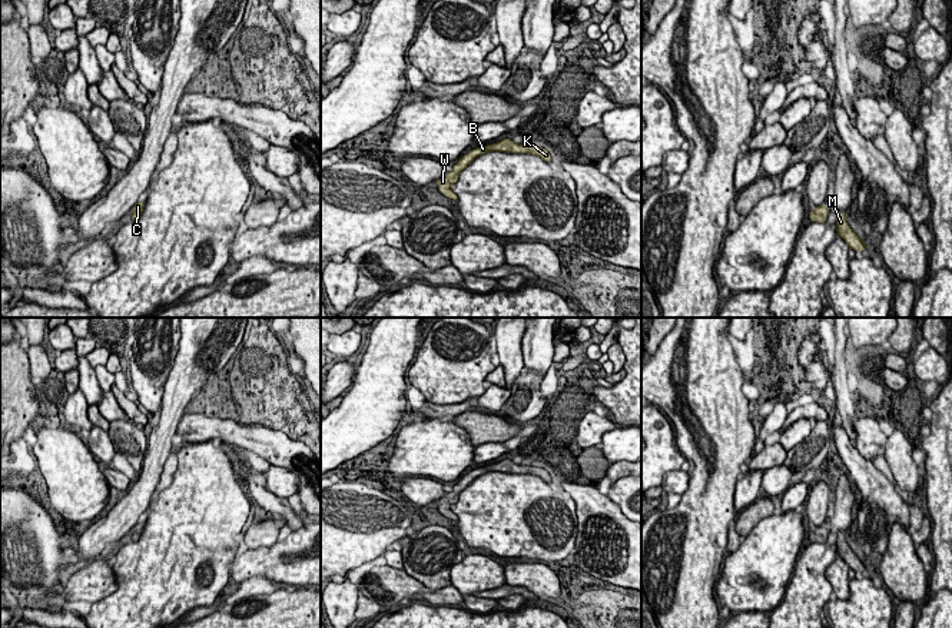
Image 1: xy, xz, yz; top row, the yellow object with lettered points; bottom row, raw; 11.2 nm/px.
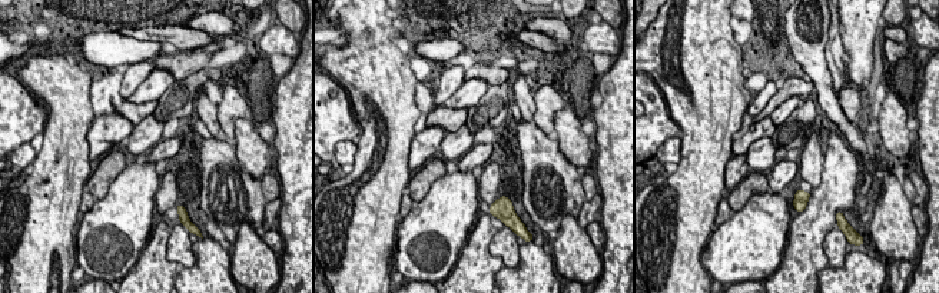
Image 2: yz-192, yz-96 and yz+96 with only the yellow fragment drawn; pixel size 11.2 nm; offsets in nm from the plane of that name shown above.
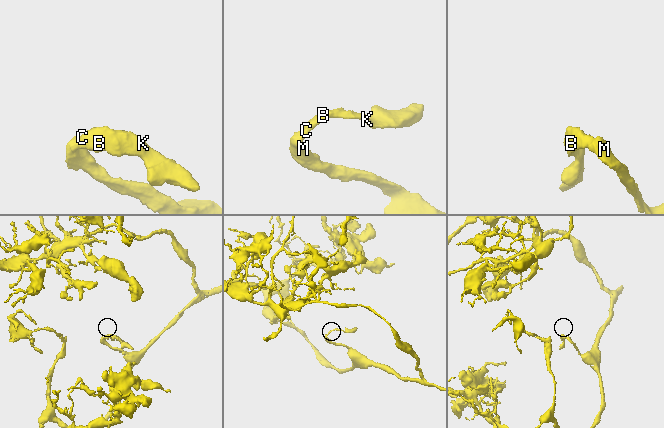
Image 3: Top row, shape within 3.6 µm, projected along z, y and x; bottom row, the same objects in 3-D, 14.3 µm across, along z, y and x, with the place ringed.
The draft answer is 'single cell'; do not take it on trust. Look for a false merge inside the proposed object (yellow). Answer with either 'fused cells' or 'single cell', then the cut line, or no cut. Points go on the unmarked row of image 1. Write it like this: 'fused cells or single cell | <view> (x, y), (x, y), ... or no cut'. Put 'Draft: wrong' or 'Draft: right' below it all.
single cell | no cut
Draft: right

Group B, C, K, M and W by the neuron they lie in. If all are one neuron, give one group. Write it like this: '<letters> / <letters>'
B C K M W

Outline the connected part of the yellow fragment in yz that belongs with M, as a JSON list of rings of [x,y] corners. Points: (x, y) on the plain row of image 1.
[[[837,532],[836,539],[836,552],[837,556],[840,556],[850,569],[855,572],[863,572],[869,566],[850,549],[850,546],[846,542],[845,532]]]

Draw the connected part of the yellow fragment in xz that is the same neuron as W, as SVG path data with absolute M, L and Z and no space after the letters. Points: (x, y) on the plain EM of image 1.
M502 459L497 463L481 466L477 469L470 471L467 475L464 475L458 484L455 484L452 488L452 492L447 492L445 496L437 501L438 511L450 518L451 521L458 521L458 516L451 511L451 506L458 502L460 494L478 476L488 474L488 472L505 472L505 474L527 474L527 475L535 475L544 479L547 484L551 484L551 476L548 471L538 466L531 465L517 465L511 459Z

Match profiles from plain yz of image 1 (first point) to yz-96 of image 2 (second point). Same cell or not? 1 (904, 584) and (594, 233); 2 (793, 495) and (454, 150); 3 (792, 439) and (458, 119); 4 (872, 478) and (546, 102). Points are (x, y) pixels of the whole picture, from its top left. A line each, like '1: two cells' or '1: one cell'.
1: two cells
2: two cells
3: two cells
4: two cells

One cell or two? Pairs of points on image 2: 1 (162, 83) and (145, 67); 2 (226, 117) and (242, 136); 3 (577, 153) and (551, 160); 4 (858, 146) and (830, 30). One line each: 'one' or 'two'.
1: two
2: two
3: two
4: one

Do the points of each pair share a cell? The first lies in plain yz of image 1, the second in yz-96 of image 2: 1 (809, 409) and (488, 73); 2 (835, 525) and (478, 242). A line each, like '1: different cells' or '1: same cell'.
1: same cell
2: same cell

